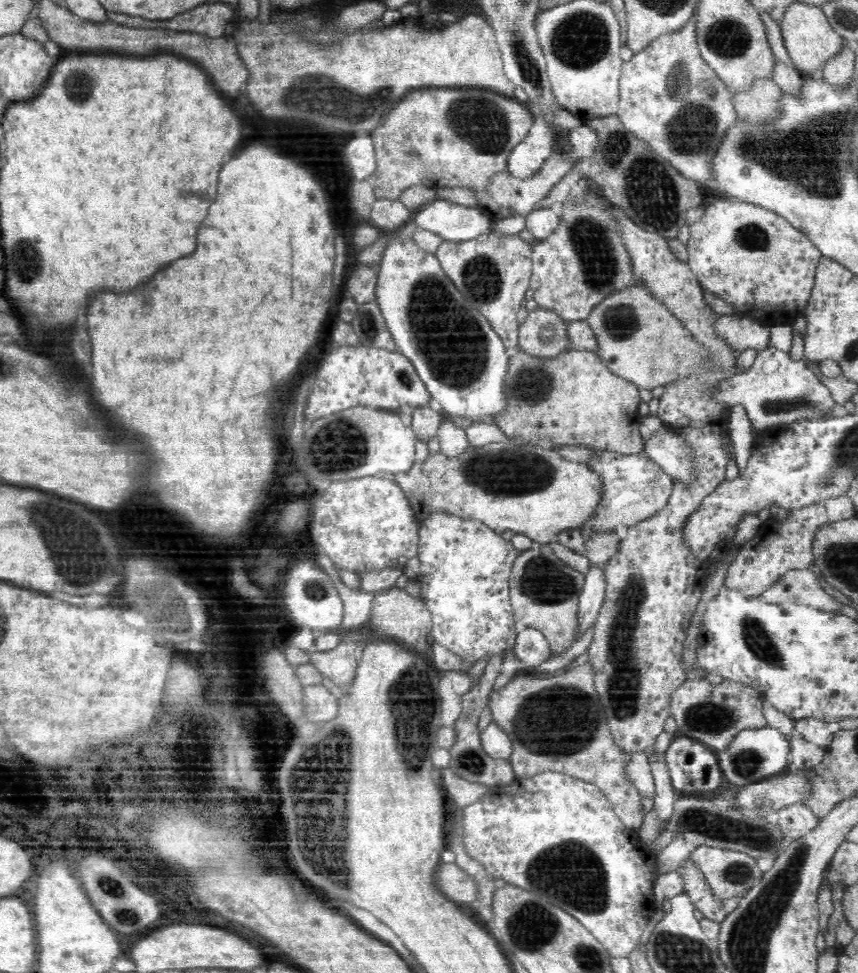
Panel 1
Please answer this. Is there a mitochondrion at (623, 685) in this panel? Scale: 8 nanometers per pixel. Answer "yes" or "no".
yes

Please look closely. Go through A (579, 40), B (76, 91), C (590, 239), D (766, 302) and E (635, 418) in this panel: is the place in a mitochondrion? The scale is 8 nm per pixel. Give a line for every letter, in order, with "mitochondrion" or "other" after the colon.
A: mitochondrion
B: mitochondrion
C: mitochondrion
D: other
E: other

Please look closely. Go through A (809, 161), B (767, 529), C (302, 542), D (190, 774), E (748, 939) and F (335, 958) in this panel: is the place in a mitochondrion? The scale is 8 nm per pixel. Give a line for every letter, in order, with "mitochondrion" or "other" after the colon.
A: mitochondrion
B: other
C: other
D: mitochondrion
E: mitochondrion
F: other

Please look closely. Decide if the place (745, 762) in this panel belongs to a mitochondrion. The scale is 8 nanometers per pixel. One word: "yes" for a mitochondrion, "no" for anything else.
yes

